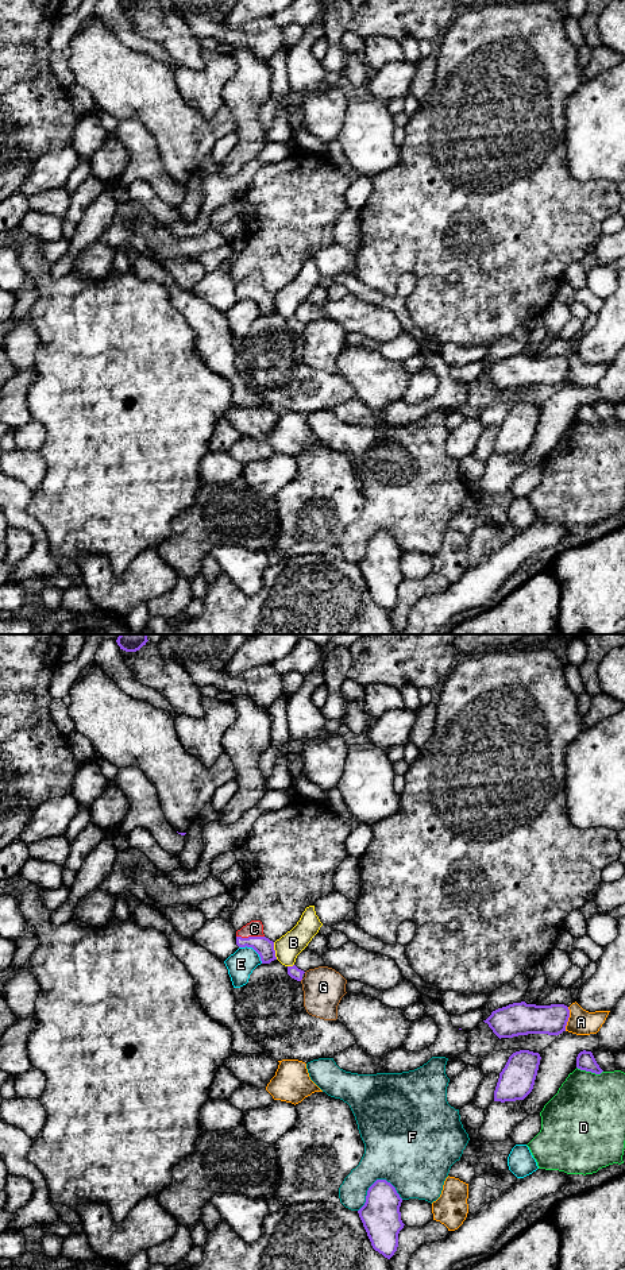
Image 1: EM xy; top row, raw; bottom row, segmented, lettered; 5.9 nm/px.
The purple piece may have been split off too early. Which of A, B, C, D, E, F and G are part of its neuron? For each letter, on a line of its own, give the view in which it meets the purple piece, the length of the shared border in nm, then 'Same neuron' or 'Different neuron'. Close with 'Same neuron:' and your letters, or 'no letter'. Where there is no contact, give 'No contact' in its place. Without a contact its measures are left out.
A: Touches purple in xy. Shared border 150 nm. Different neuron
B: Touches purple in xy. Shared border 110 nm. Different neuron
C: Touches purple in xy. Shared border 170 nm. Same neuron
D: Touches purple in xy. Shared border 160 nm. Different neuron
E: Touches purple in xy. Shared border 170 nm. Different neuron
F: Touches purple in xy. Shared border 280 nm. Different neuron
G: No contact. Different neuron
Same neuron: C

